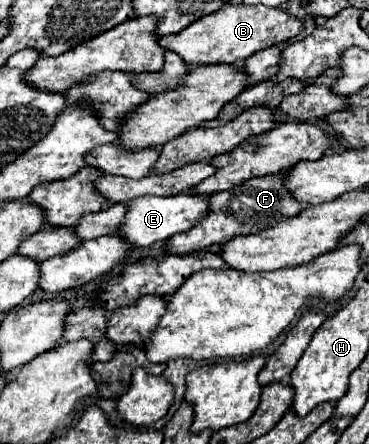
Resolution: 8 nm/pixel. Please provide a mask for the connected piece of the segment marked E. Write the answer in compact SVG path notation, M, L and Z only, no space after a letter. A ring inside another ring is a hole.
M192 190L176 194L176 196L140 196L140 200L128 202L128 220L122 224L120 234L134 246L134 248L144 248L154 242L164 242L172 238L174 234L188 232L192 226L196 226L204 216L208 214L208 198L202 194L194 194Z

